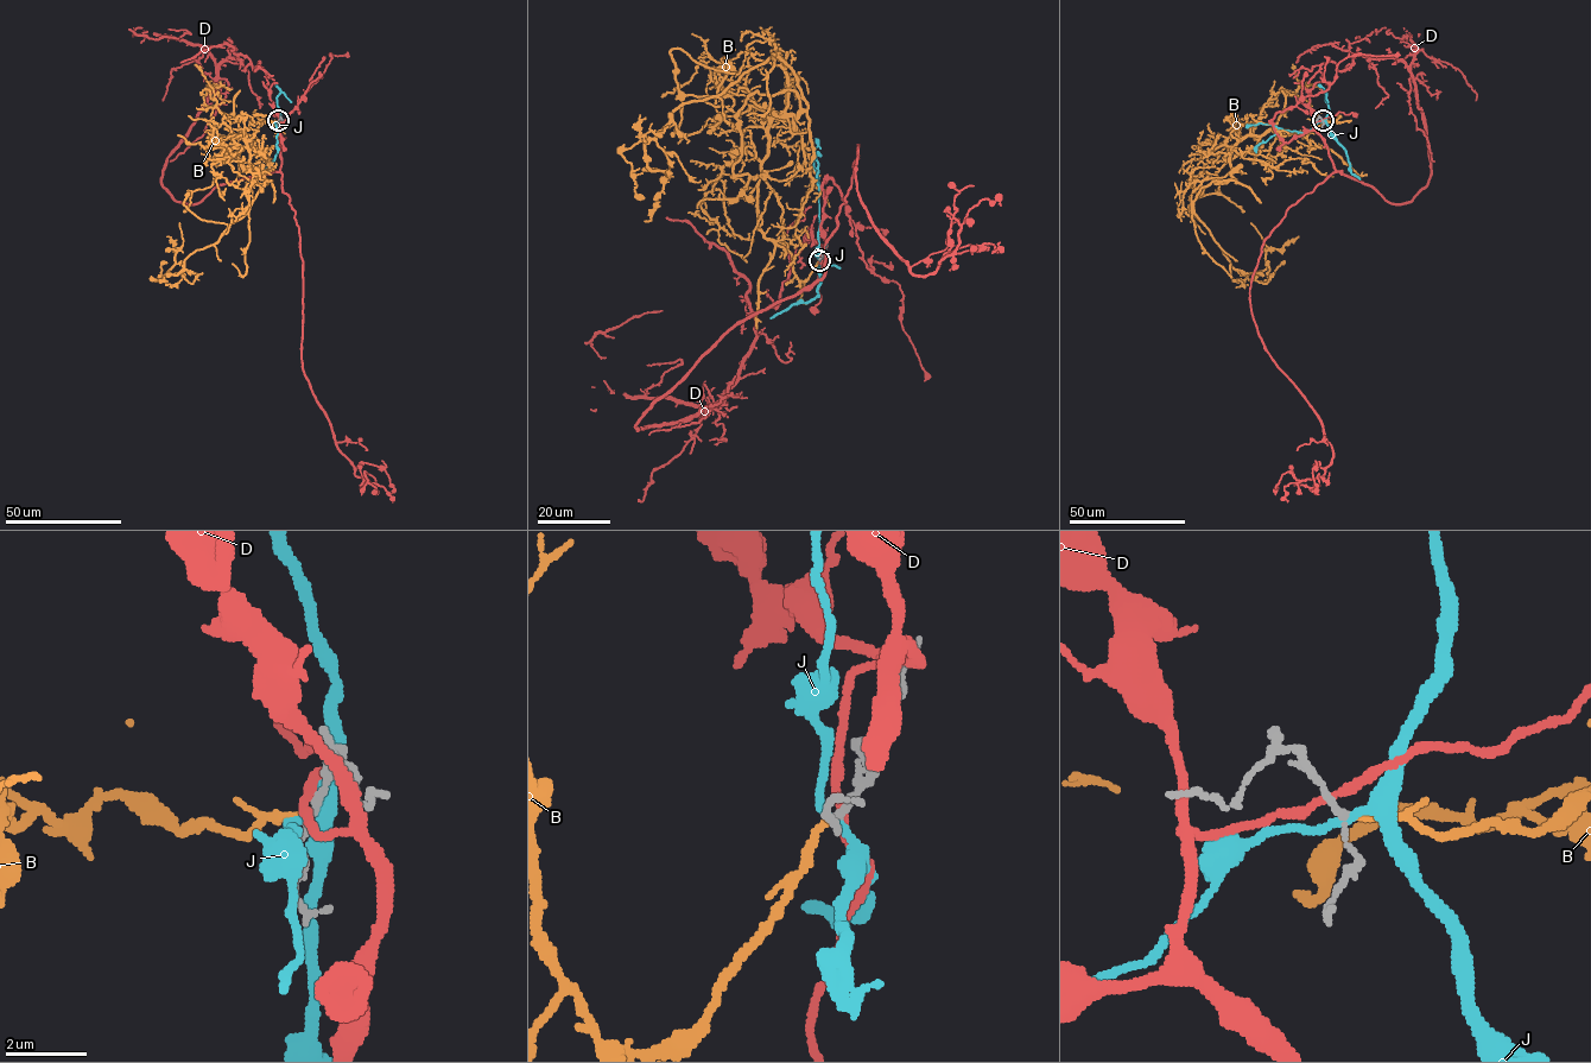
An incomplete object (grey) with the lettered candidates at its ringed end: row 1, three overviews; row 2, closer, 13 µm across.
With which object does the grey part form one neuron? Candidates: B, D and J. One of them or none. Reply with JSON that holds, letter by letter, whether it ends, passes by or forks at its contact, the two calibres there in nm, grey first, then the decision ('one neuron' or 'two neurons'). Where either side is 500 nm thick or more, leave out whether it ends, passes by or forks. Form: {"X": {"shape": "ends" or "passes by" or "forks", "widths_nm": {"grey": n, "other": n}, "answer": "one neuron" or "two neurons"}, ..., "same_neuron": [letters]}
{"B": {"shape": "ends", "widths_nm": {"grey": 150, "other": 180}, "answer": "one neuron"}, "D": {"shape": "passes by", "widths_nm": {"grey": 170, "other": 220}, "answer": "two neurons"}, "J": {"shape": "passes by", "widths_nm": {"grey": 150, "other": 240}, "answer": "two neurons"}, "same_neuron": ["B"]}

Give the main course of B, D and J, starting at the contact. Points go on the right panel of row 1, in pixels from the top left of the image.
B: (1323, 120), (1336, 120), (1248, 135), (1230, 170), (1191, 195), (1241, 274), (1298, 236)
D: (1322, 120), (1313, 130), (1336, 171), (1394, 203), (1426, 185), (1417, 48), (1405, 29), (1355, 38)
J: (1323, 120), (1345, 150), (1350, 171), (1360, 179)

